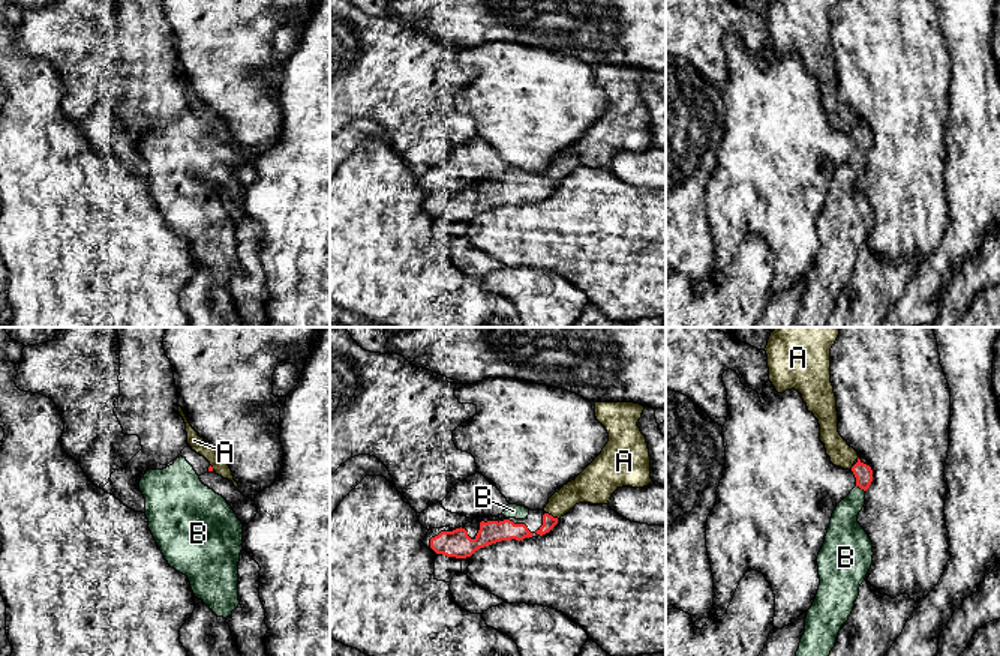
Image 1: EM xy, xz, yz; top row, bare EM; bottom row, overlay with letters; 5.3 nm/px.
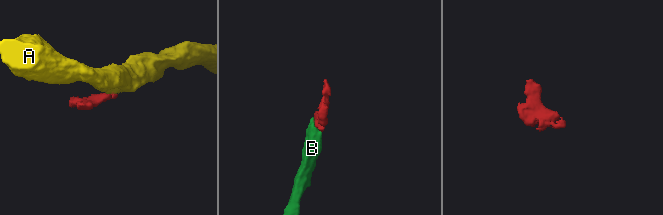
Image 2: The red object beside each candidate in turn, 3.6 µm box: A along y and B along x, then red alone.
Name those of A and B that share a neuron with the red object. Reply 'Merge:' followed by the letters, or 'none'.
Merge: B

